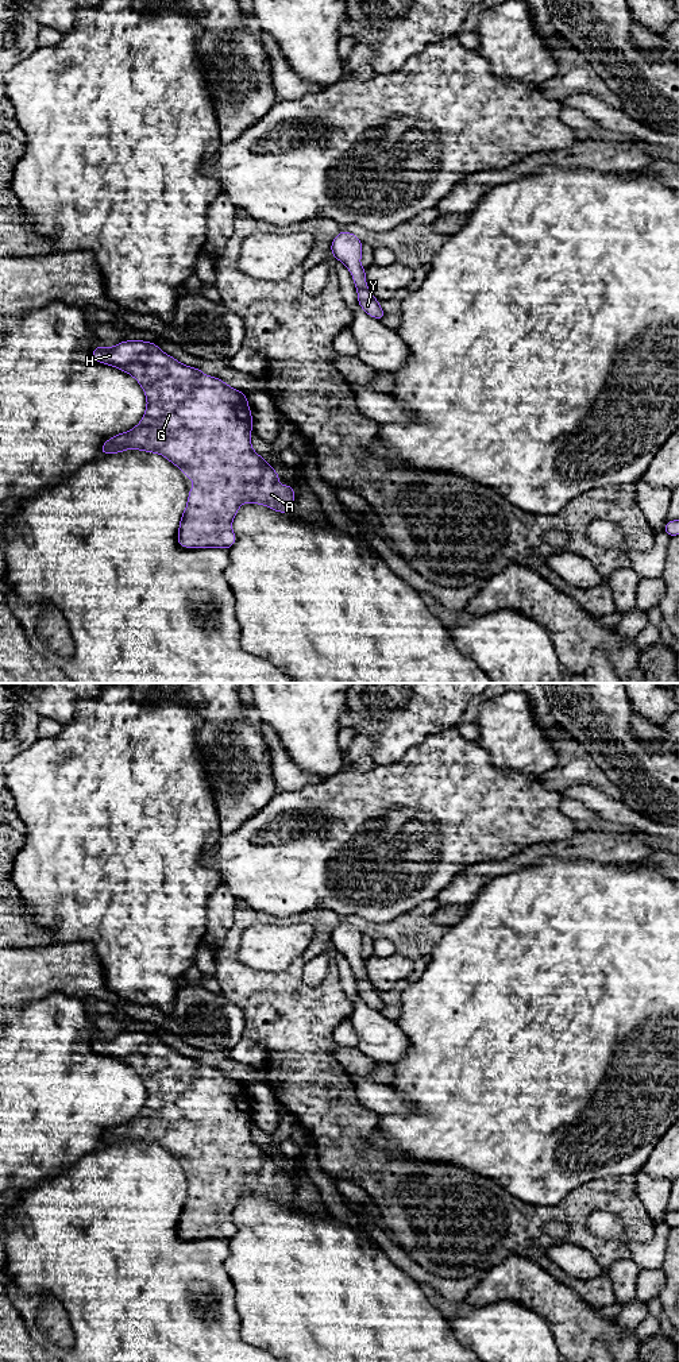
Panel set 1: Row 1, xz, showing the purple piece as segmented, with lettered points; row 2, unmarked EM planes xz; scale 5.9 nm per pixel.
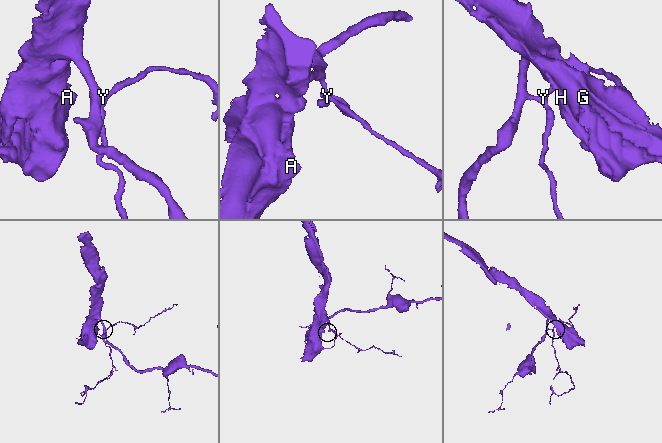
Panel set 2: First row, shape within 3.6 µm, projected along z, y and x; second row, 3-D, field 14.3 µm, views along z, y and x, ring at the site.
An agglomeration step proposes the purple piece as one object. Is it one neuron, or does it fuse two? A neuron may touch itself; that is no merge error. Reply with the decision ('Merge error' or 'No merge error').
No merge error

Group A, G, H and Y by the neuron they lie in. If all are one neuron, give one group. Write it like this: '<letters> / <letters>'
A G H Y

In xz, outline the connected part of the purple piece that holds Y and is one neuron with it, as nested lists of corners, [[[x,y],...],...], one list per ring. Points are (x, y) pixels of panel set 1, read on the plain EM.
[[[340,922],[332,931],[331,944],[351,964],[358,983],[358,995],[371,1008],[382,1011],[386,1004],[366,975],[366,961],[360,956],[363,934],[355,925]]]

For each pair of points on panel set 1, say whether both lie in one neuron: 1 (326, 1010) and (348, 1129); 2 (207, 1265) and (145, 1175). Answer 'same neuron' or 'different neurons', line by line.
1: same neuron
2: same neuron

